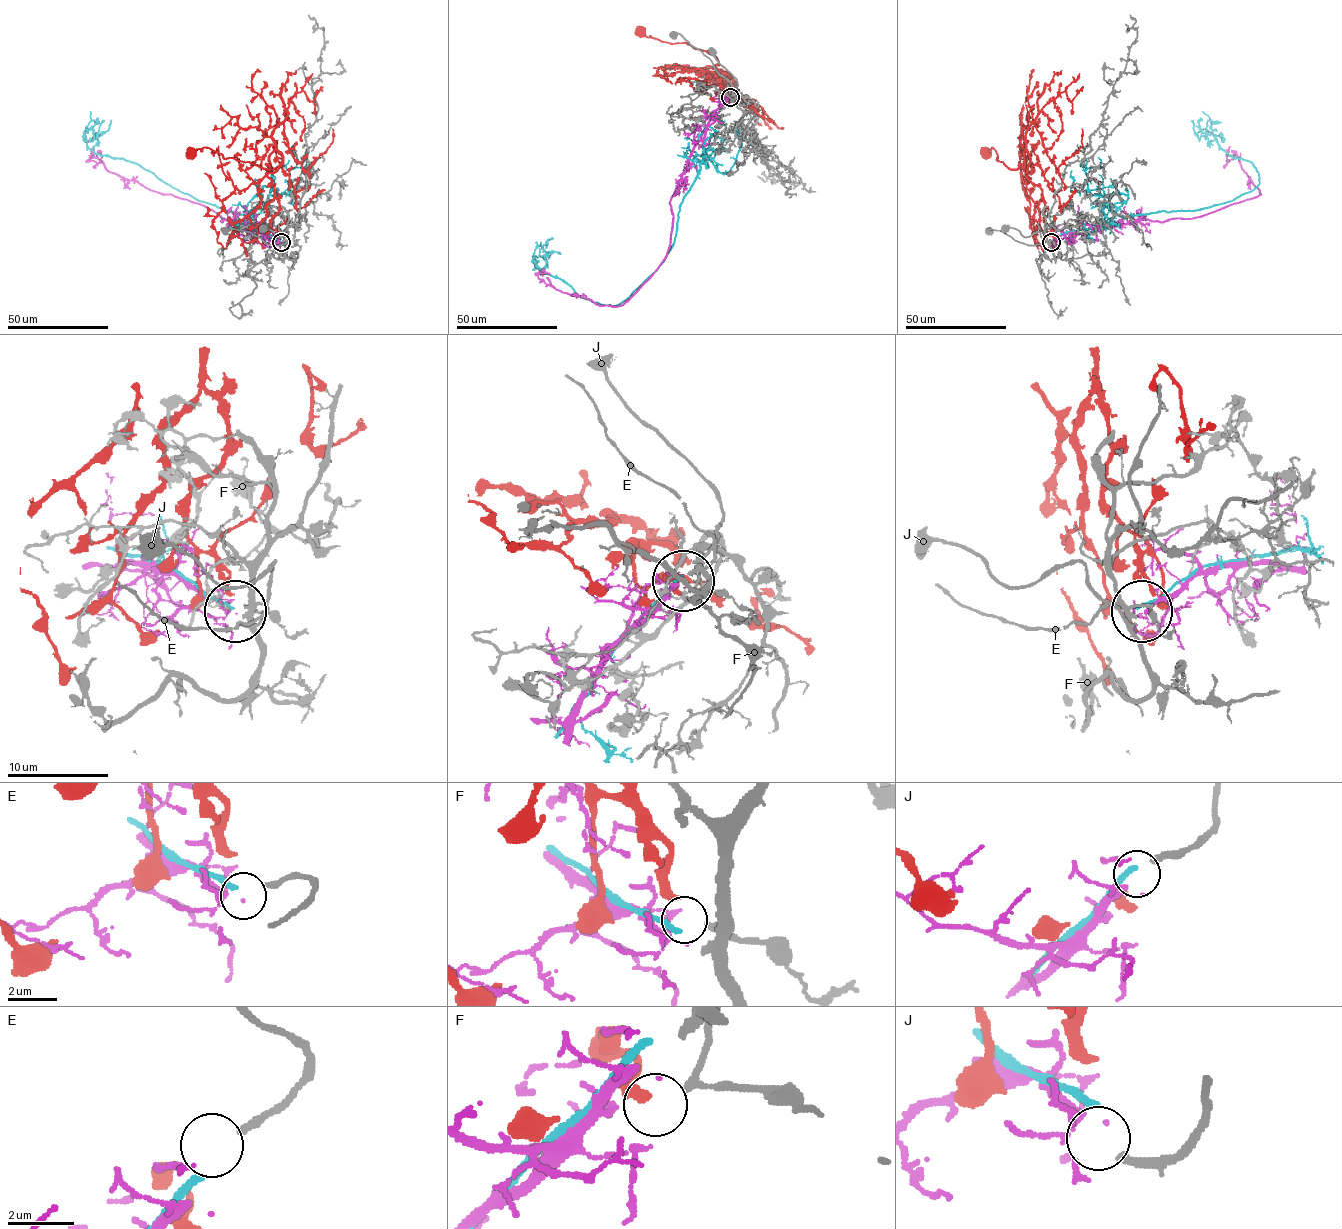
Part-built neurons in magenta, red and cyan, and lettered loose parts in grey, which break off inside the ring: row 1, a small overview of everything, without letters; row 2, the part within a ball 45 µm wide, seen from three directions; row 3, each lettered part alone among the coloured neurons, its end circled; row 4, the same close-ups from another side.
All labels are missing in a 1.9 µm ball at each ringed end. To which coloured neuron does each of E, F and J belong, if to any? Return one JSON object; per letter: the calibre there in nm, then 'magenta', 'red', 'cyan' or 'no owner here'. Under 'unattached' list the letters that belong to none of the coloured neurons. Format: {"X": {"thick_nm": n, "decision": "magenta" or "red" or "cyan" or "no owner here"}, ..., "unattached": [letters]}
{"E": {"thick_nm": 240, "decision": "no owner here"}, "F": {"thick_nm": 180, "decision": "no owner here"}, "J": {"thick_nm": 260, "decision": "magenta"}, "unattached": ["E", "F"]}

